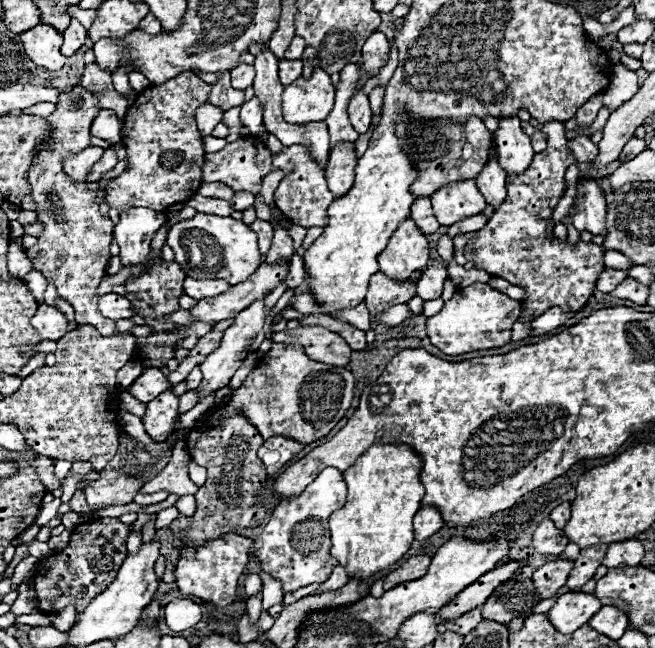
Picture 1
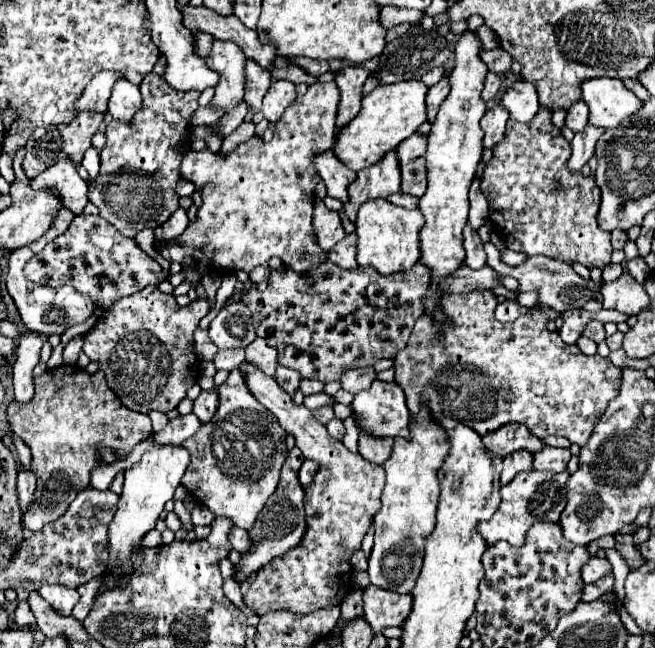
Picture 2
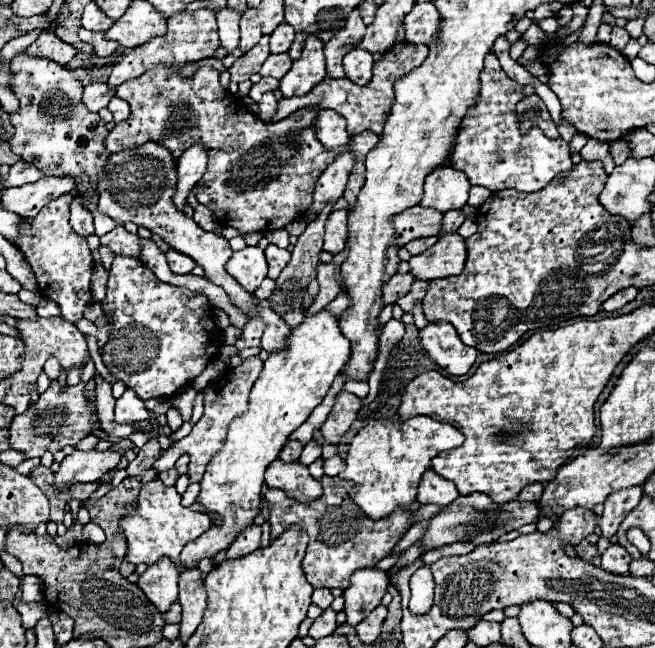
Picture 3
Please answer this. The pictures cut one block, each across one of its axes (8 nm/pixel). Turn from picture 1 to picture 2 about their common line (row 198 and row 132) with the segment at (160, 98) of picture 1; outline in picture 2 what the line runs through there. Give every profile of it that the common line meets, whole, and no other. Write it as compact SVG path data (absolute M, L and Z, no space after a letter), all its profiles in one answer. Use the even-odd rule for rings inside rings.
M160 58L140 84L144 106L134 122L108 124L108 142L100 152L100 174L88 184L90 202L100 210L100 216L128 238L134 238L136 232L144 228L158 228L180 208L176 184L180 182L178 166L182 162L182 152L178 152L174 144L188 144L188 120L198 108L200 94L170 90L170 86L162 82L162 70L164 62Z

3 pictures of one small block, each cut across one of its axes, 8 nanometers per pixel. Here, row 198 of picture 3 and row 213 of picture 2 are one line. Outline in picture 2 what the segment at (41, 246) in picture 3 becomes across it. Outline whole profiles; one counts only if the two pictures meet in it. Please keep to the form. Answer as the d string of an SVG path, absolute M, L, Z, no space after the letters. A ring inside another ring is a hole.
M60 208L56 212L56 218L52 220L50 228L46 230L44 236L40 236L38 240L34 240L32 244L28 246L22 246L18 250L12 250L10 252L10 258L8 258L8 264L10 264L10 270L8 270L8 276L6 276L6 288L8 288L8 294L12 296L18 312L20 312L20 318L24 322L24 326L32 332L38 332L38 334L64 334L66 328L74 326L74 324L80 324L84 322L88 316L94 314L96 306L94 302L90 300L90 296L74 290L72 286L62 286L62 288L50 288L50 286L42 286L42 284L34 284L30 282L26 276L24 276L24 264L34 255L40 253L40 250L50 242L54 240L56 236L60 236L72 222L74 214L70 214L70 210L66 208Z

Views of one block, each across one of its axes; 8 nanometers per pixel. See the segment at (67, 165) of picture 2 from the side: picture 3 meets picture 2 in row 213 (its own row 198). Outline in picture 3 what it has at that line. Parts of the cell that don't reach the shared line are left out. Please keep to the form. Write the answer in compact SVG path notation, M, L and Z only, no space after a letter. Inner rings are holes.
M74 196L72 202L70 202L70 224L72 228L82 234L82 236L88 236L88 234L94 234L94 216L90 210L84 208L82 204L82 198L80 196Z

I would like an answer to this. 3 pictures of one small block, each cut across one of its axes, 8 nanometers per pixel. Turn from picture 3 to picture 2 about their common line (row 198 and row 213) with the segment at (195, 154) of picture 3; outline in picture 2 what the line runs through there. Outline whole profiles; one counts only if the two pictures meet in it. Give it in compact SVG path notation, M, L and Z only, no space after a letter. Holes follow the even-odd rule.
M178 208L162 226L158 226L158 230L154 230L154 238L156 240L176 240L178 236L182 236L182 232L188 226L188 216L186 210Z

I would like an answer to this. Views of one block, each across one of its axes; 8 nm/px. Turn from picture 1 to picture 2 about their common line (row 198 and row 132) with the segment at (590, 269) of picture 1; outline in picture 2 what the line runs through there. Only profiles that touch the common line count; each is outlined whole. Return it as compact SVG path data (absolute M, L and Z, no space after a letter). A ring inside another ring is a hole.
M538 110L538 114L526 122L518 124L514 120L508 122L506 136L494 144L494 156L488 162L482 178L480 190L488 200L492 230L504 238L506 248L514 252L524 252L526 256L550 256L564 260L568 264L580 262L586 268L604 270L610 264L610 234L600 230L596 216L600 206L600 190L596 188L594 176L584 176L581 172L570 172L566 162L570 158L570 144L564 140L560 130L552 124L550 110Z

